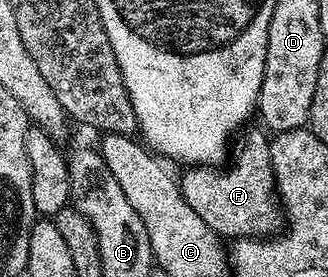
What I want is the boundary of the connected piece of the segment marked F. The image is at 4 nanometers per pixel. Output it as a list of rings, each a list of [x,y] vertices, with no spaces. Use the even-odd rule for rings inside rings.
[[[259,126],[250,128],[238,137],[233,159],[226,166],[191,166],[184,171],[187,172],[184,176],[178,177],[179,188],[189,206],[193,206],[201,220],[221,238],[271,238],[285,224],[275,191],[268,133]]]

